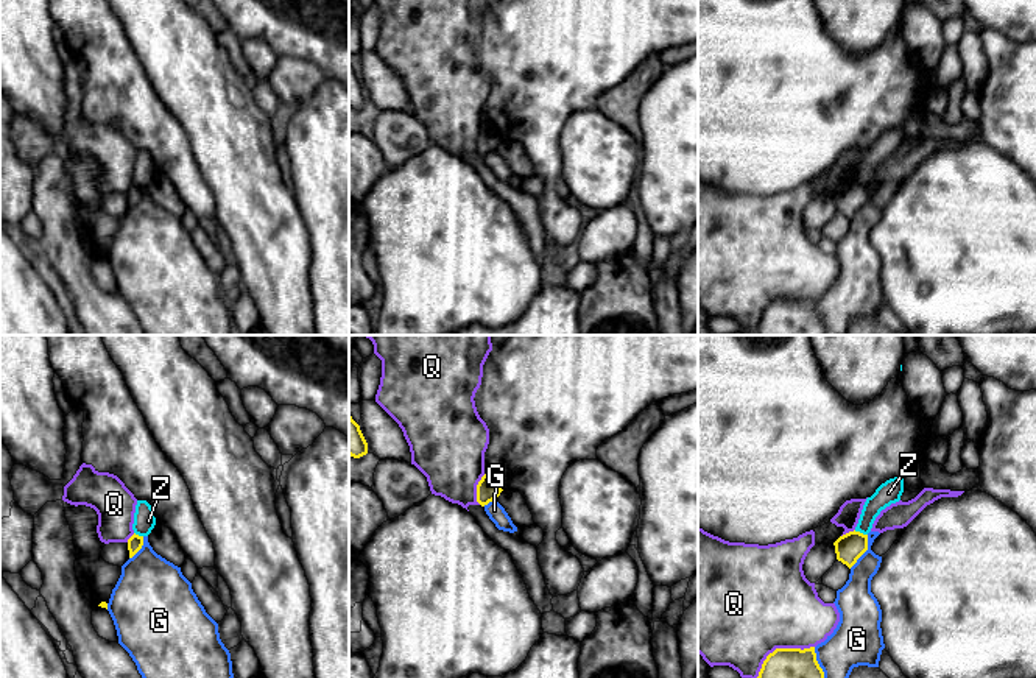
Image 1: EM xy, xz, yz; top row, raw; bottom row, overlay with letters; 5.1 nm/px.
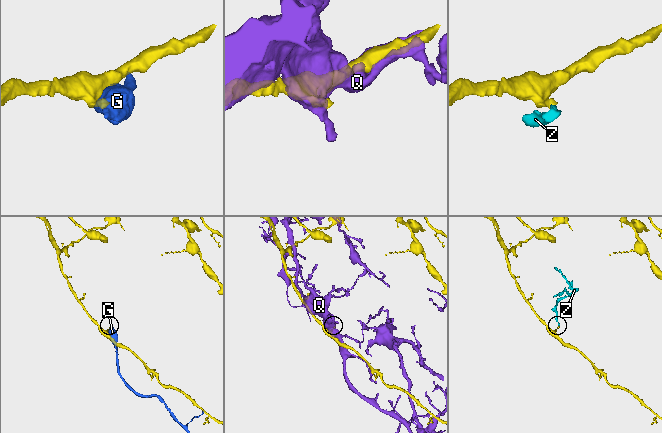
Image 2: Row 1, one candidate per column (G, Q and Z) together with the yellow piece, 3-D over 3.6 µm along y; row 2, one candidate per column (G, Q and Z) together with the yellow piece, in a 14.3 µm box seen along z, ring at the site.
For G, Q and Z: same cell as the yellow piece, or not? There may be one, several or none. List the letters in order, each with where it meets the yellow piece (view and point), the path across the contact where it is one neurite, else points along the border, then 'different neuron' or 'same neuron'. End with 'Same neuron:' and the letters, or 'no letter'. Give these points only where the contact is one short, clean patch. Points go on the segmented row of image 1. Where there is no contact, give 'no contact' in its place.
G: contact yz (865, 550); different neuron
Q: contact yz (779, 649); different neuron
Z: contact yz (859, 532); border yz (854, 530), (866, 535); different neuron
Same neuron: no letter

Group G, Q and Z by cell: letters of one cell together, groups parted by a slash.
G / Q / Z

